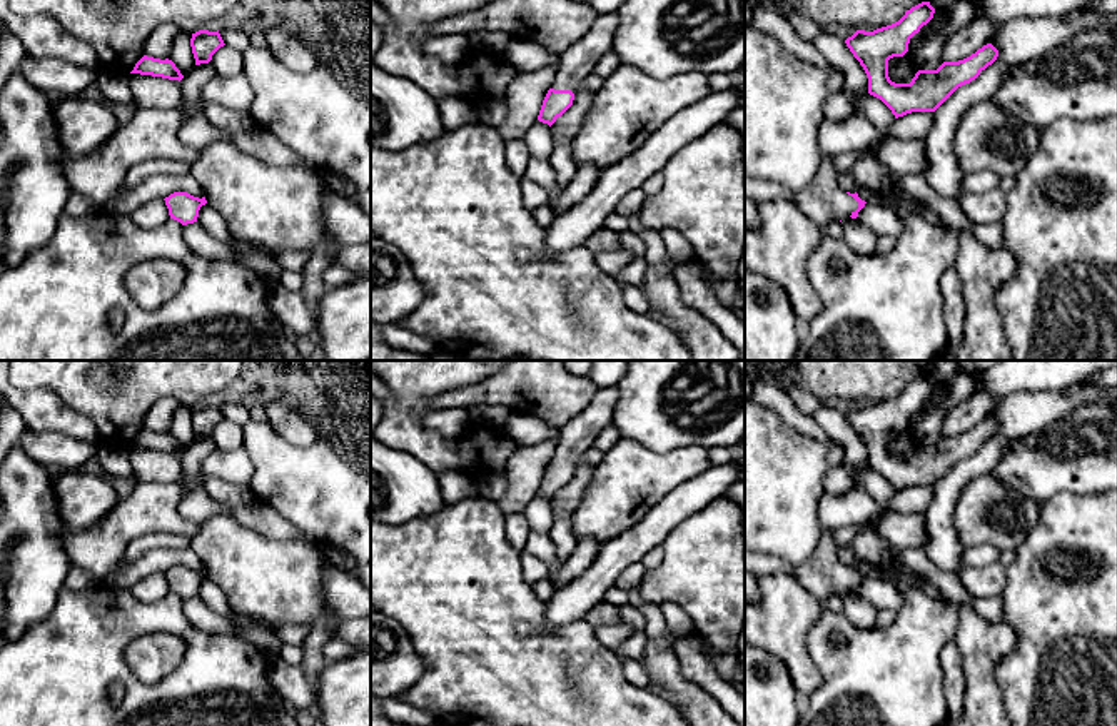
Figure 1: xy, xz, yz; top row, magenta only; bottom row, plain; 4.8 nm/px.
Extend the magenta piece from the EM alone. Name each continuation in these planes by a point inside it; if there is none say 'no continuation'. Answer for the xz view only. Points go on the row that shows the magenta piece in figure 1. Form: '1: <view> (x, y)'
1: xz (576, 64)

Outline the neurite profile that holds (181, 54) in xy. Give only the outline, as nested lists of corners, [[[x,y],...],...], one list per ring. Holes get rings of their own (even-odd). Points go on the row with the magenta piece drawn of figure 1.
[[[180,32],[172,45],[172,50],[169,53],[169,60],[175,63],[175,67],[180,70],[180,73],[185,77],[195,65],[195,58],[190,47],[192,33]]]

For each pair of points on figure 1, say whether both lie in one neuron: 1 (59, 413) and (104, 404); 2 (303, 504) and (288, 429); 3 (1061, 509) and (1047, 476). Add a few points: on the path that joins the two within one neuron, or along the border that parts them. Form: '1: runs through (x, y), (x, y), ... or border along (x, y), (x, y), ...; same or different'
1: border along (37, 389), (50, 389), (101, 436); different
2: border along (267, 423), (296, 444), (313, 444), (319, 438); different
3: border along (1094, 493), (1059, 493), (1041, 506); different

